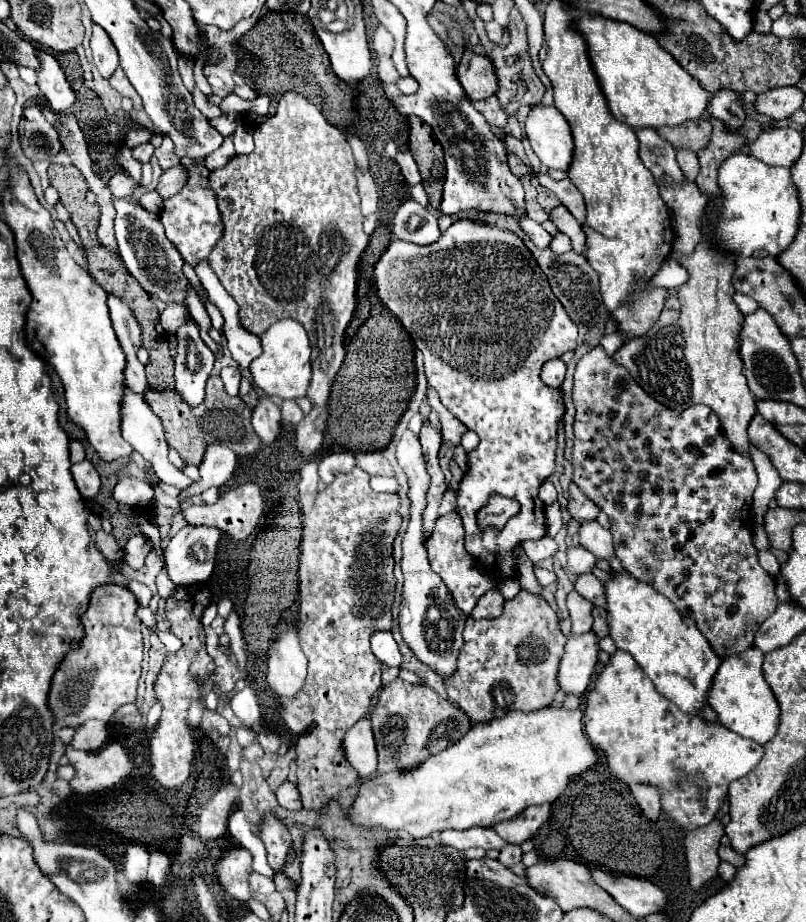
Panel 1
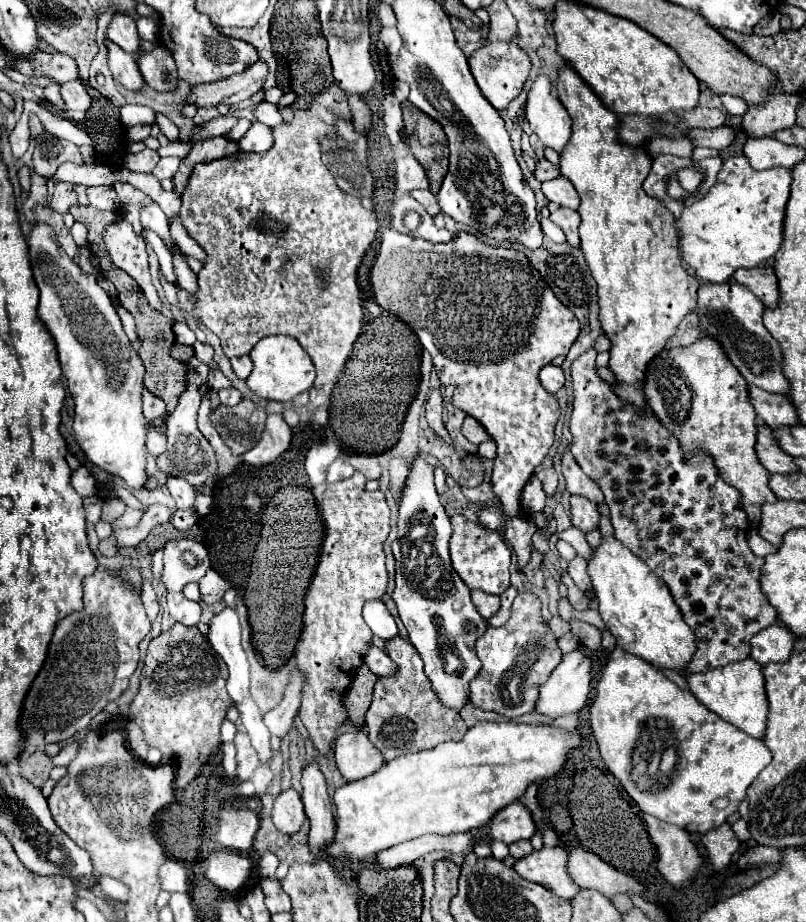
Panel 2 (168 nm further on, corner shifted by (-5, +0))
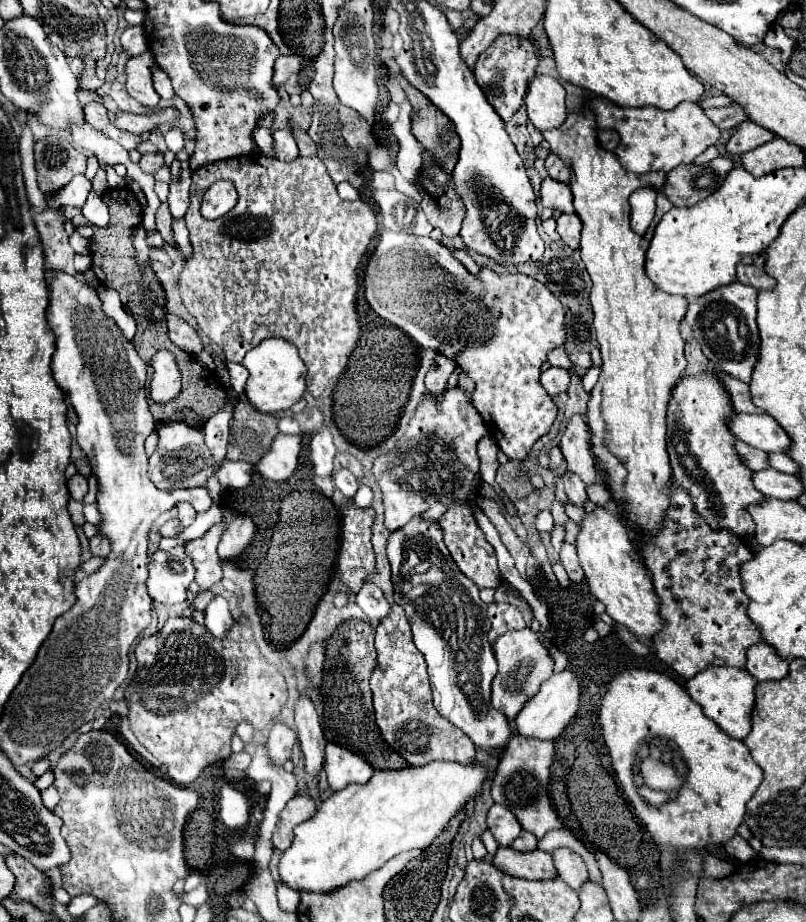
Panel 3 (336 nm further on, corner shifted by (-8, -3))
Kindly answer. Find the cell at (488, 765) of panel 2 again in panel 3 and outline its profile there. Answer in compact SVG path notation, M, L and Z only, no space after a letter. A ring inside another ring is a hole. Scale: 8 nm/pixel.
M430 761L428 765L422 765L422 767L404 767L404 769L398 769L398 771L376 771L374 777L366 783L366 785L348 785L344 787L342 791L336 791L332 797L328 797L320 809L316 811L316 815L312 819L308 819L306 823L298 825L294 829L294 843L290 849L284 851L282 859L280 859L280 881L288 883L292 889L302 889L302 891L318 891L318 893L326 893L326 891L332 891L334 887L342 887L350 881L358 881L362 877L366 877L370 871L376 871L378 867L382 867L382 863L386 863L390 857L402 853L402 851L410 851L410 849L426 849L450 823L450 819L454 819L462 809L464 805L468 805L472 799L480 797L482 795L482 787L484 787L484 781L492 777L490 775L490 769L484 765L484 763L478 763L478 761L472 761L472 763L458 763L458 761Z

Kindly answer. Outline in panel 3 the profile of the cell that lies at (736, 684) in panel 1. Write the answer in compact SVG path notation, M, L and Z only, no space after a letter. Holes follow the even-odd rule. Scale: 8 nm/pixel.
M710 667L706 671L700 671L696 677L692 677L686 683L686 689L690 697L702 705L704 713L718 723L722 731L732 735L734 739L742 739L746 733L750 733L750 715L754 709L754 687L758 681L752 679L752 675L738 667Z

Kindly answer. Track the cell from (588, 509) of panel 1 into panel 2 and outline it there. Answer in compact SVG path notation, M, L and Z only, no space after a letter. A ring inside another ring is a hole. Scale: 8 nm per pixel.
M567 448L565 454L563 454L561 466L563 466L563 476L565 476L565 482L567 482L567 490L569 490L569 492L581 494L581 496L593 500L595 504L603 502L603 494L601 494L599 486L579 468L579 464L577 464L577 460L571 456L569 448Z

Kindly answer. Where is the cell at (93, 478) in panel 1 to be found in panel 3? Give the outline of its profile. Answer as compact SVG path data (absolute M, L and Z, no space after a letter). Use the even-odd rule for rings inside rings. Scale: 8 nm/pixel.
M76 473L70 481L68 481L68 491L70 491L70 497L74 501L82 501L84 495L88 493L88 479L80 473Z

